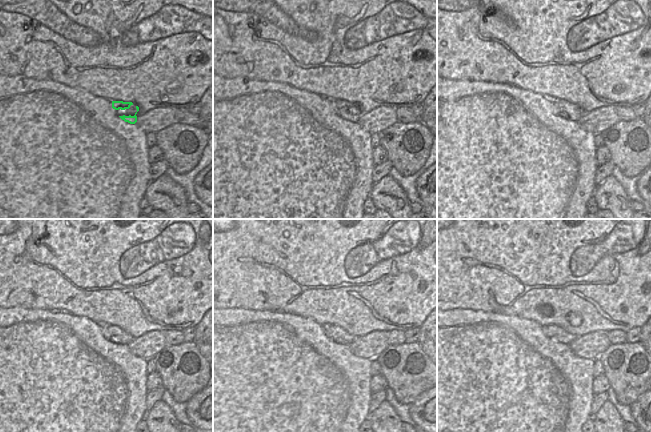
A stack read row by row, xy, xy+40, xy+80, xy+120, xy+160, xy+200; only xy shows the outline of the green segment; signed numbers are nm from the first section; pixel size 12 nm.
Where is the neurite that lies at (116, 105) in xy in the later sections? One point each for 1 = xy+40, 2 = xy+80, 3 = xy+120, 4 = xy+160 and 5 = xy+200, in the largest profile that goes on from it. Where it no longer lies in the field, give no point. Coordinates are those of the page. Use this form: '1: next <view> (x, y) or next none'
1: next xy+40 (344, 109)
2: next xy+80 (568, 111)
3: next xy+120 (112, 333)
4: next xy+160 (339, 335)
5: next xy+200 (554, 332)

